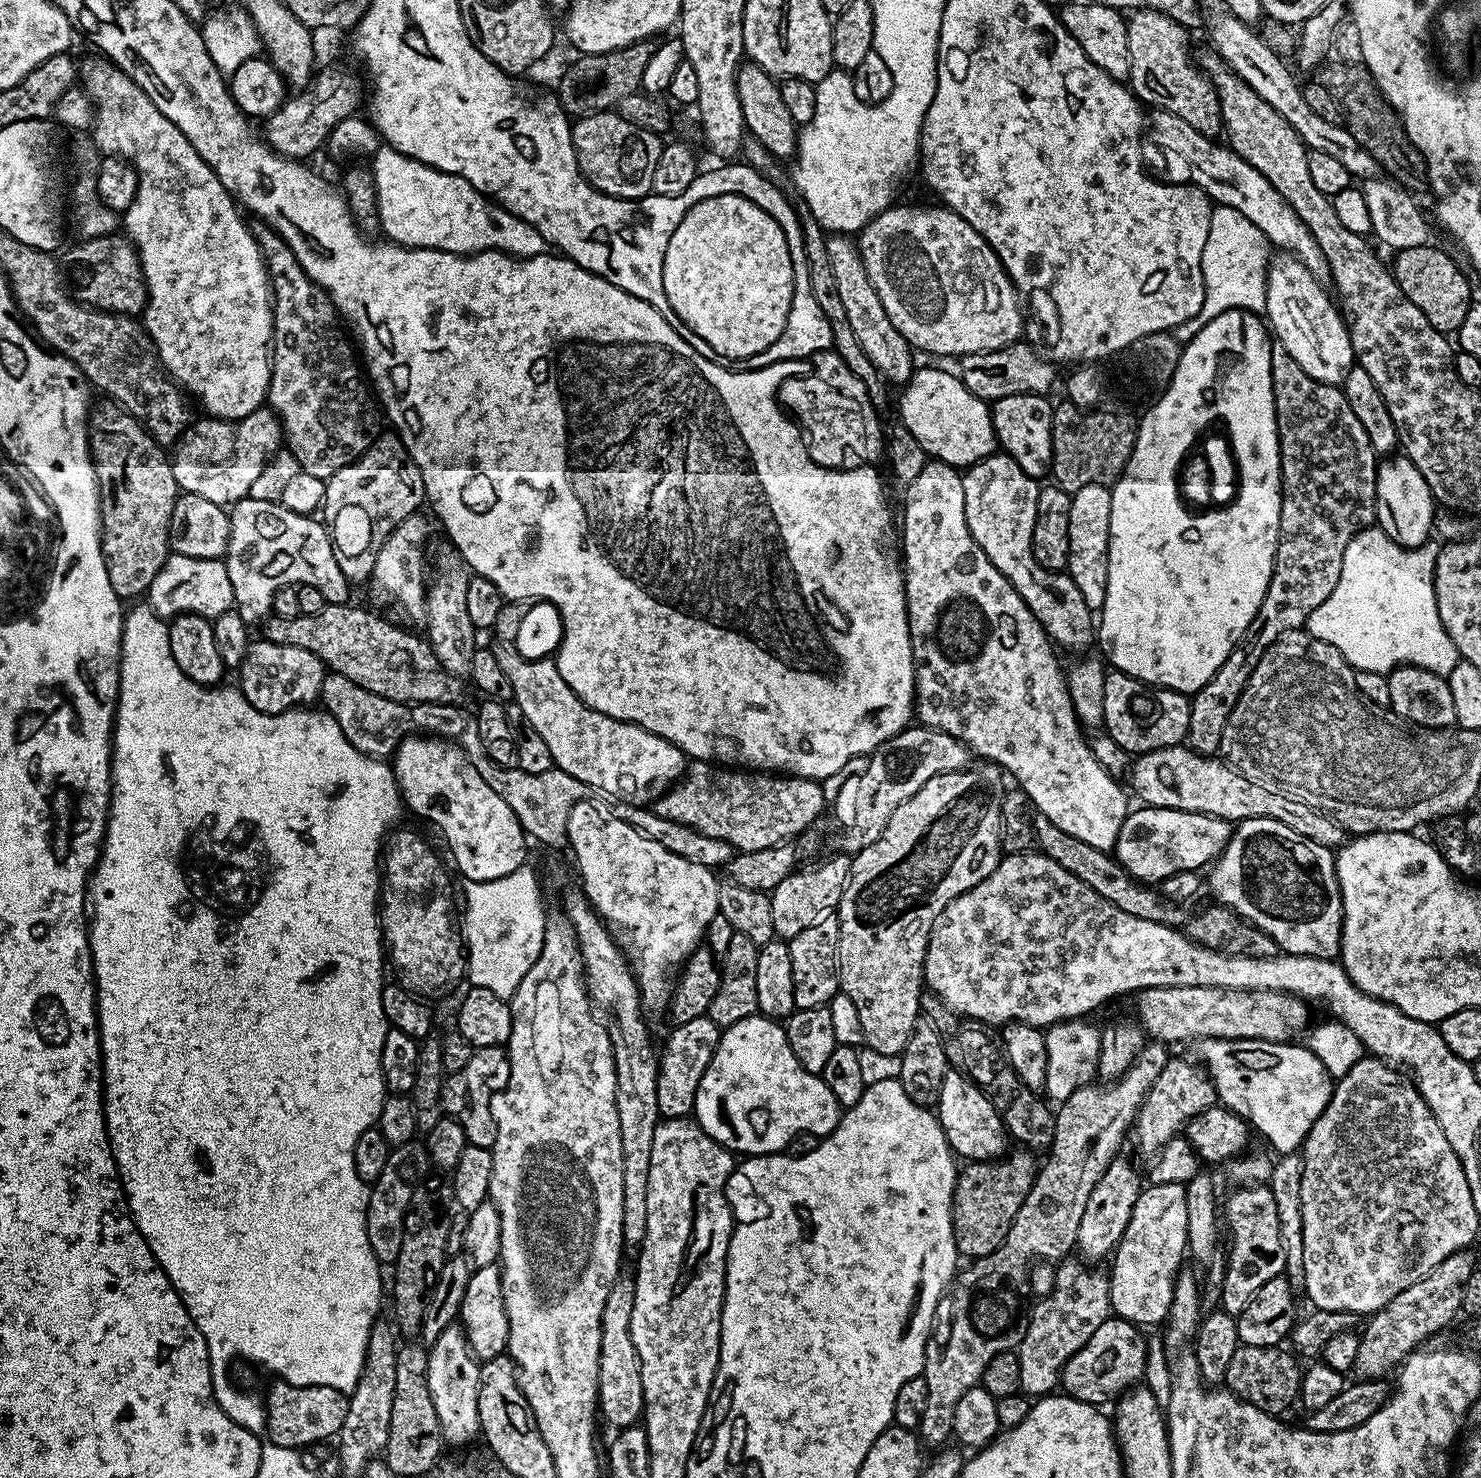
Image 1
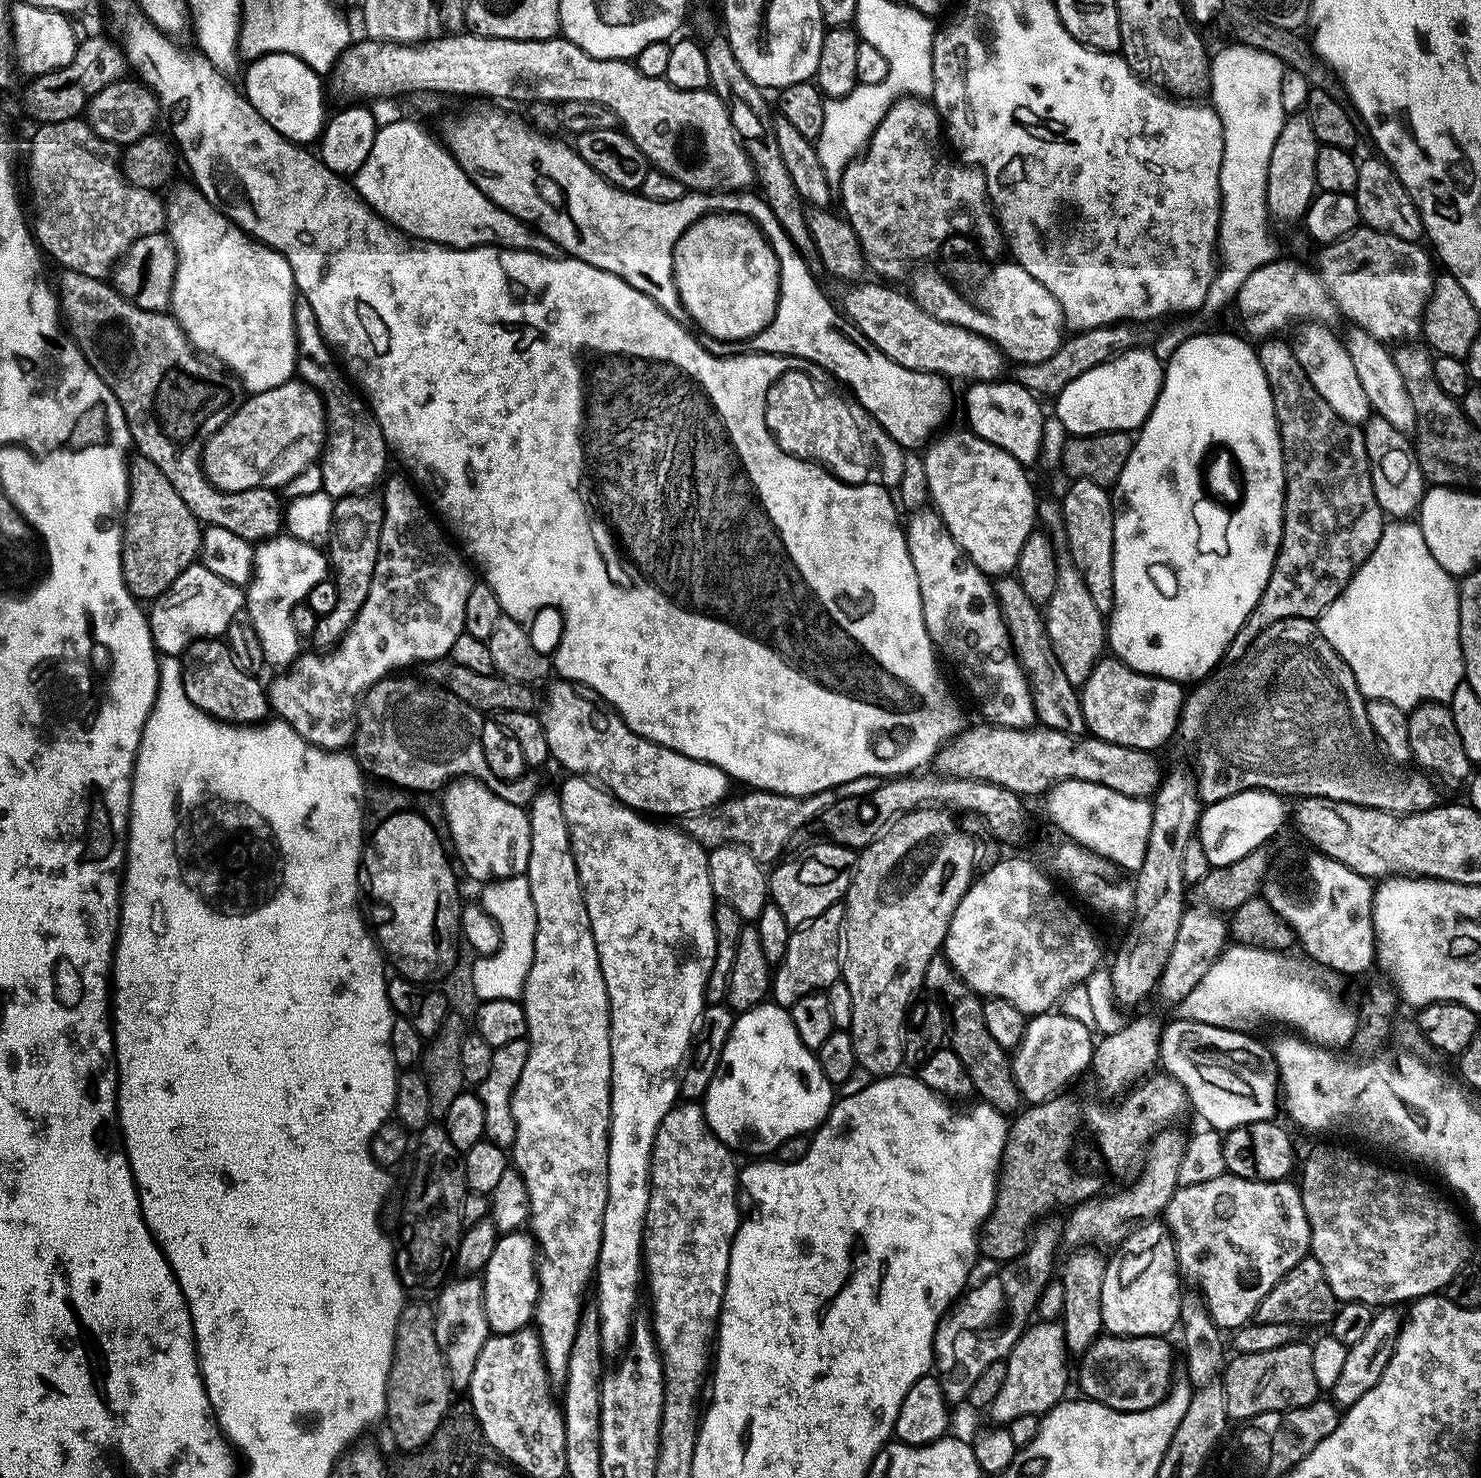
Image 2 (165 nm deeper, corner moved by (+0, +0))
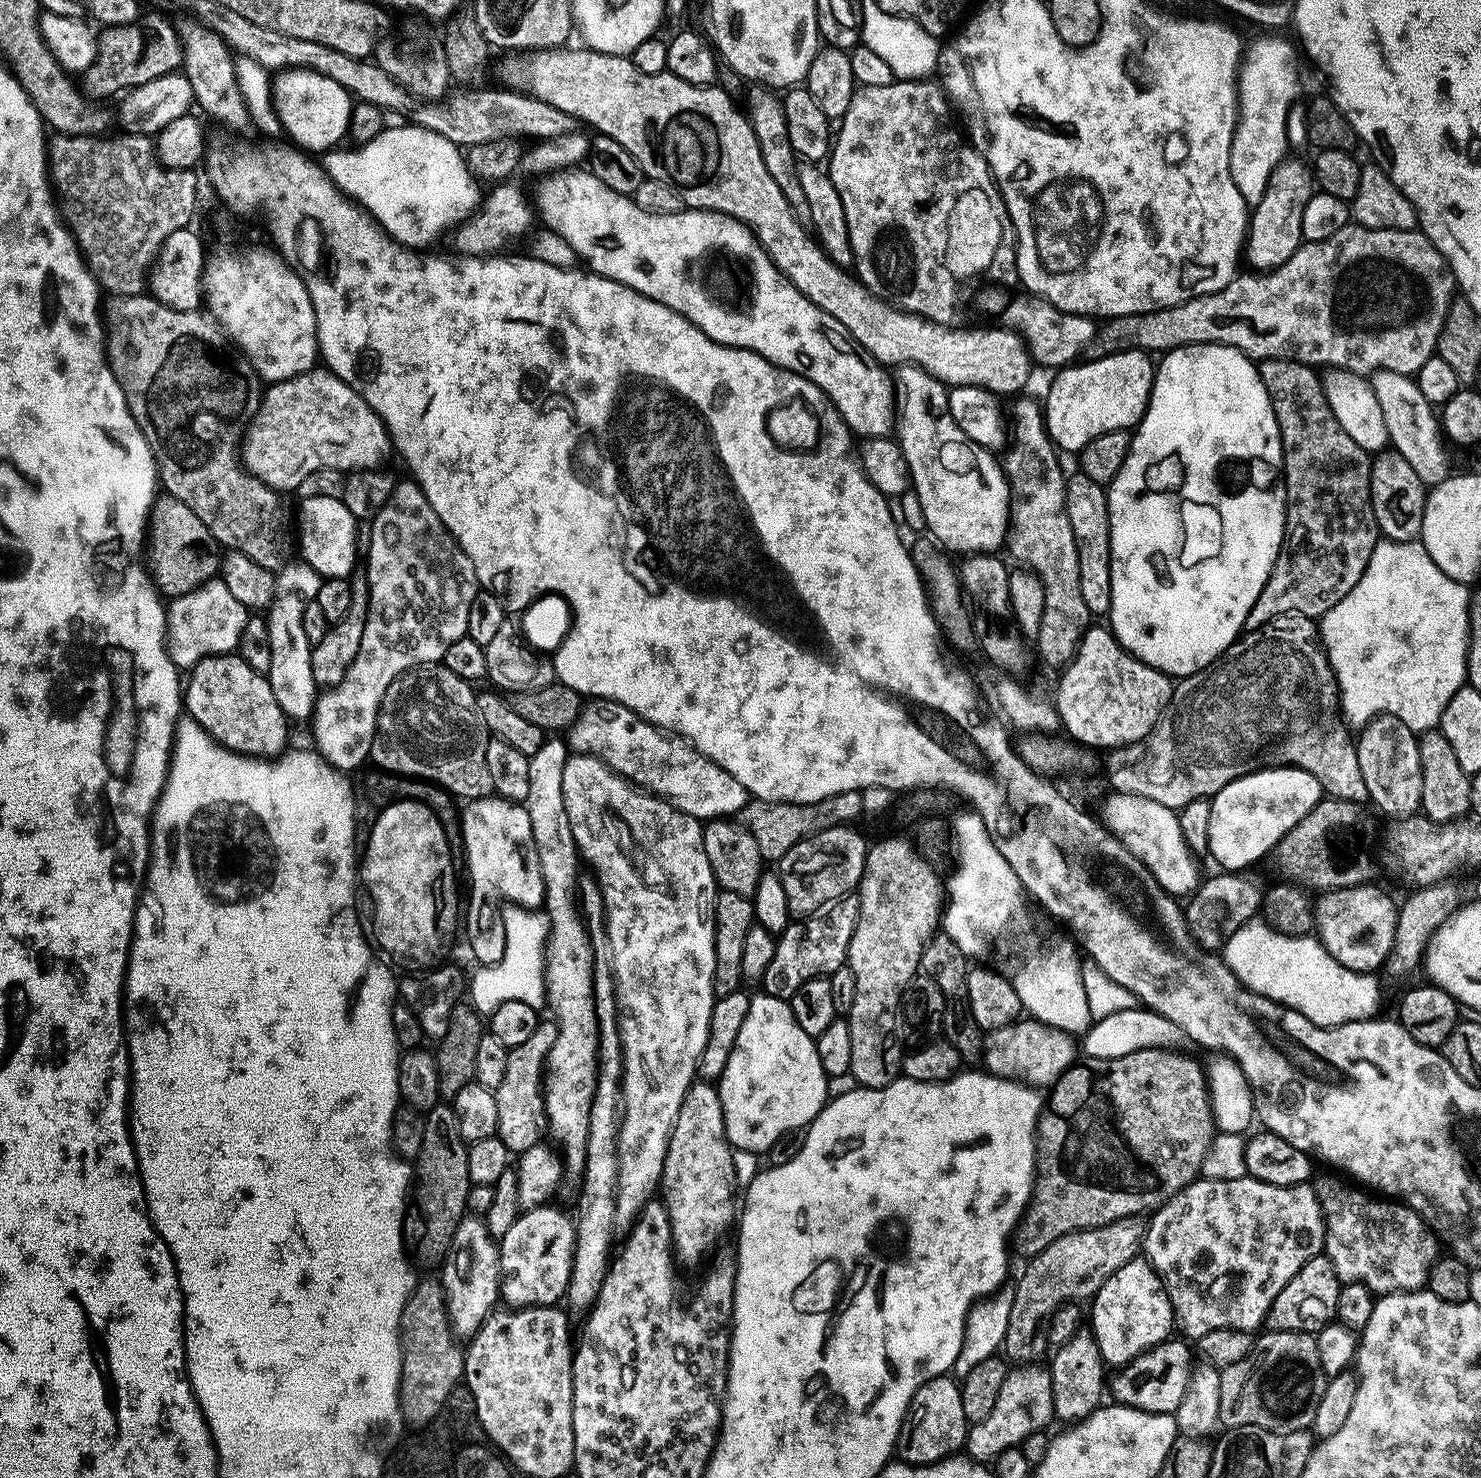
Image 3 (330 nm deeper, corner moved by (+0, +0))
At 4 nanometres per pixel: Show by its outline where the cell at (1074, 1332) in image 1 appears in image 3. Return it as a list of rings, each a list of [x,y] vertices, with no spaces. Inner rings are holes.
[[[1020,1366],[1009,1371],[994,1402],[994,1410],[990,1410],[990,1418],[969,1427],[966,1452],[971,1459],[977,1462],[995,1461],[1006,1450],[1020,1448],[1023,1440],[1030,1439],[1035,1432],[1040,1432],[1048,1423],[1053,1423],[1052,1374],[1047,1367],[1039,1368]]]

